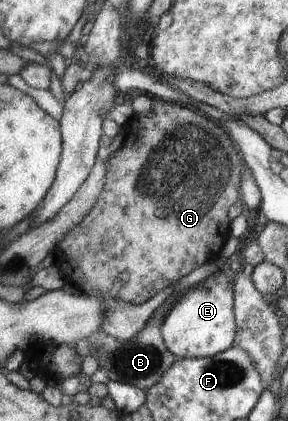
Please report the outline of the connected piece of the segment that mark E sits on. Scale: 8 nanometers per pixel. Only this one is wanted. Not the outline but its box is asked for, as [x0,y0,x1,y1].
[160,270,235,359]

